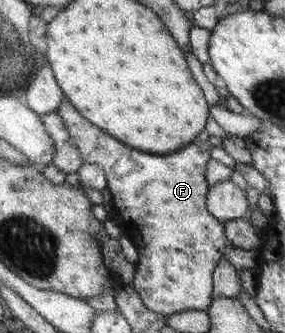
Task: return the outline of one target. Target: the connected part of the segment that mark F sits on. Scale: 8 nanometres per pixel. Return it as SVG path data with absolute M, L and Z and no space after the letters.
M64 100L55 112L62 119L72 142L76 145L82 163L98 165L105 172L107 188L112 193L111 206L118 209L120 217L126 223L124 233L127 233L138 248L139 259L132 286L138 292L143 304L150 311L166 317L174 313L208 309L214 300L214 271L228 253L229 245L252 254L264 246L264 240L260 240L247 217L221 222L208 211L207 194L210 186L205 177L211 159L208 145L191 144L168 155L148 155L116 141L114 137L106 135L104 131L88 123L67 100Z

